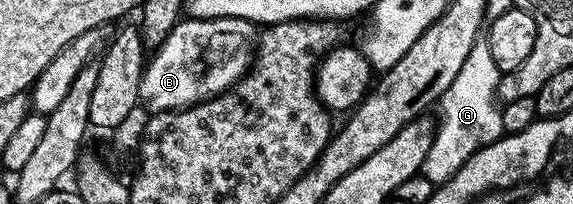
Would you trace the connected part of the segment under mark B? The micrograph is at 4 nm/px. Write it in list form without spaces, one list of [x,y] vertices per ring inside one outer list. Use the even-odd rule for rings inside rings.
[[[187,18],[181,20],[173,28],[173,32],[169,32],[169,36],[165,40],[165,44],[161,44],[158,50],[150,55],[149,61],[143,68],[143,79],[139,85],[139,100],[145,107],[148,106],[148,111],[162,112],[165,110],[175,110],[175,104],[186,104],[187,100],[191,100],[195,96],[193,88],[197,84],[195,76],[197,76],[197,56],[201,54],[201,50],[209,50],[207,56],[211,56],[211,48],[213,52],[219,50],[219,54],[215,54],[217,58],[223,56],[223,48],[225,48],[225,56],[239,56],[239,52],[243,54],[243,48],[253,48],[247,40],[247,34],[257,34],[256,23],[247,22],[243,18]]]

